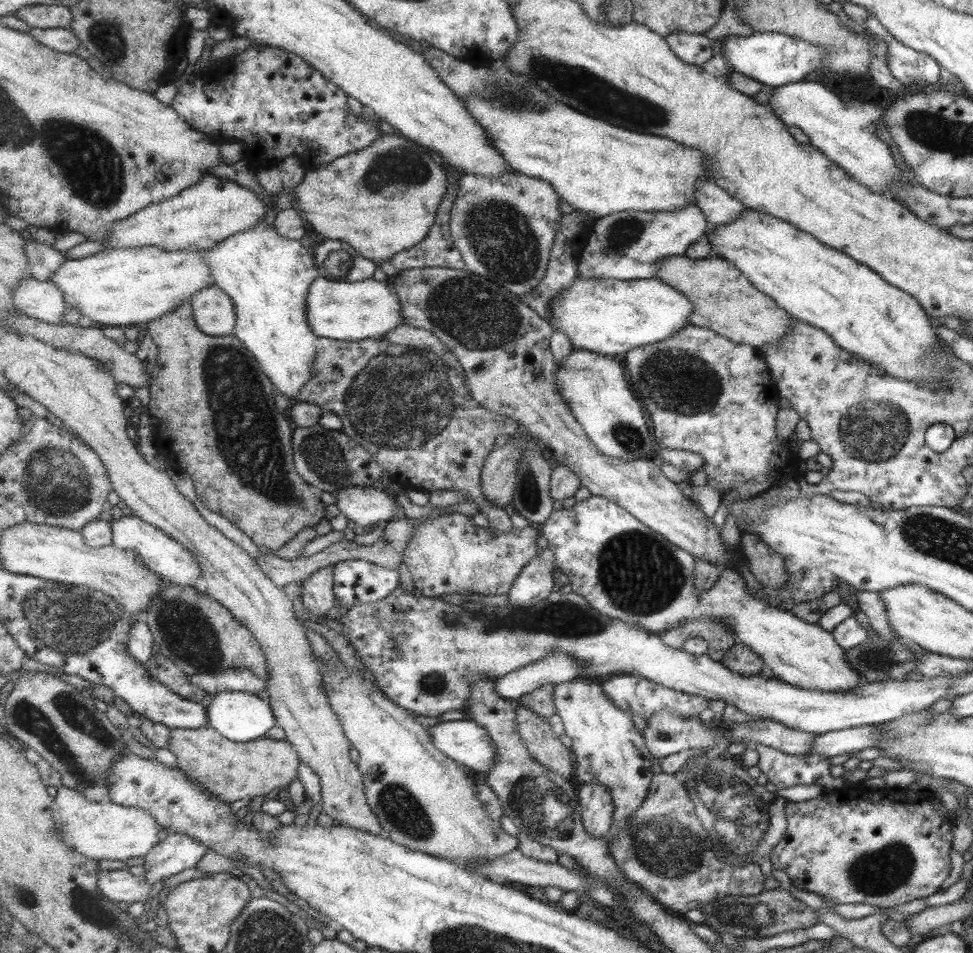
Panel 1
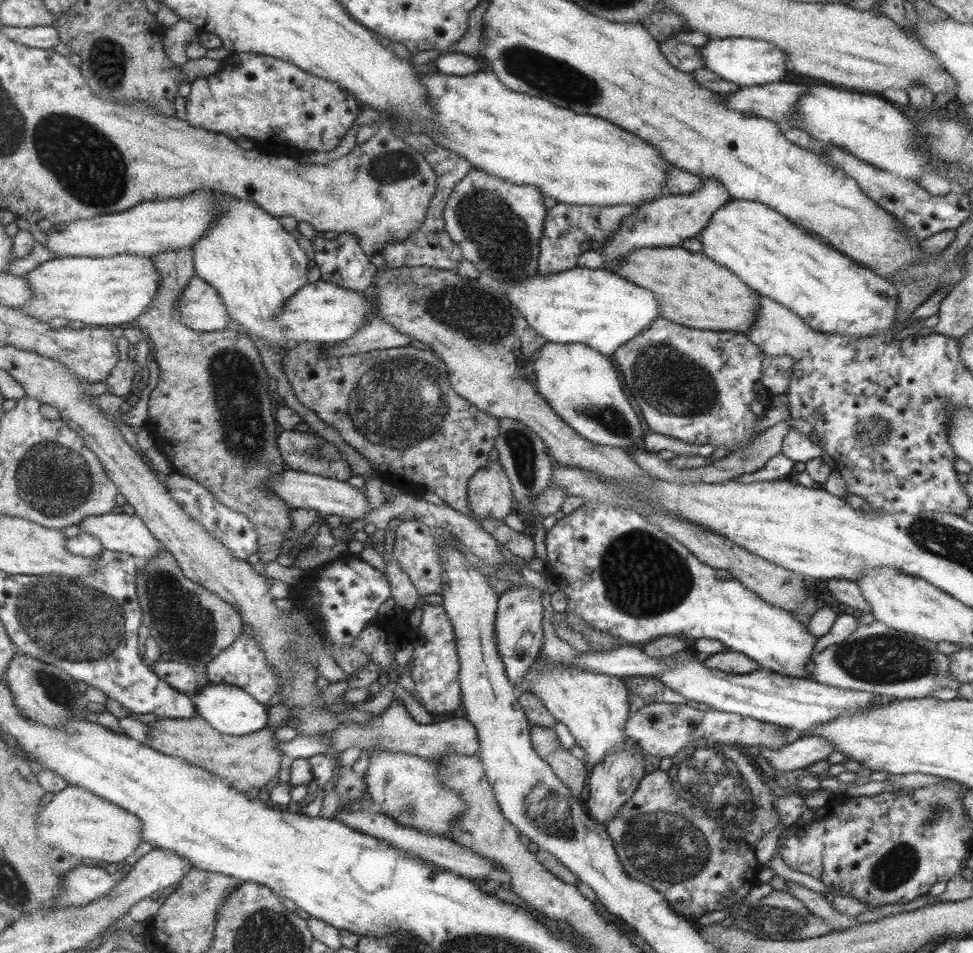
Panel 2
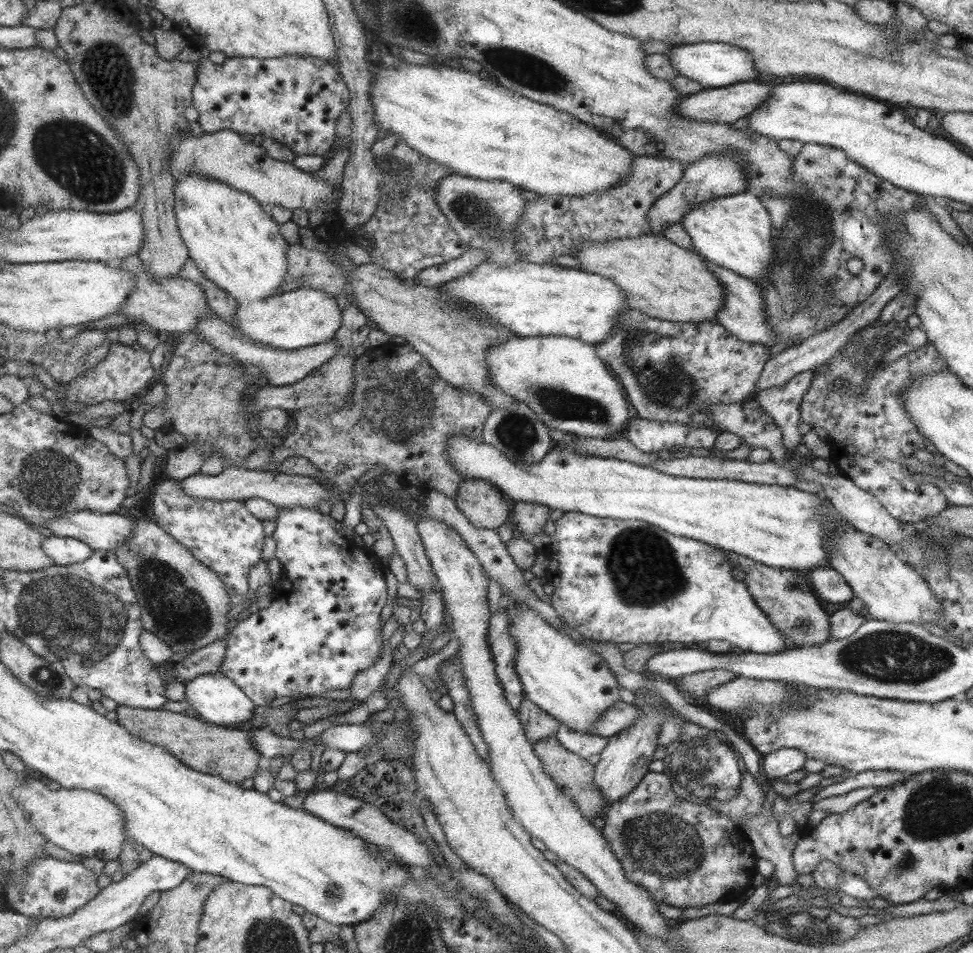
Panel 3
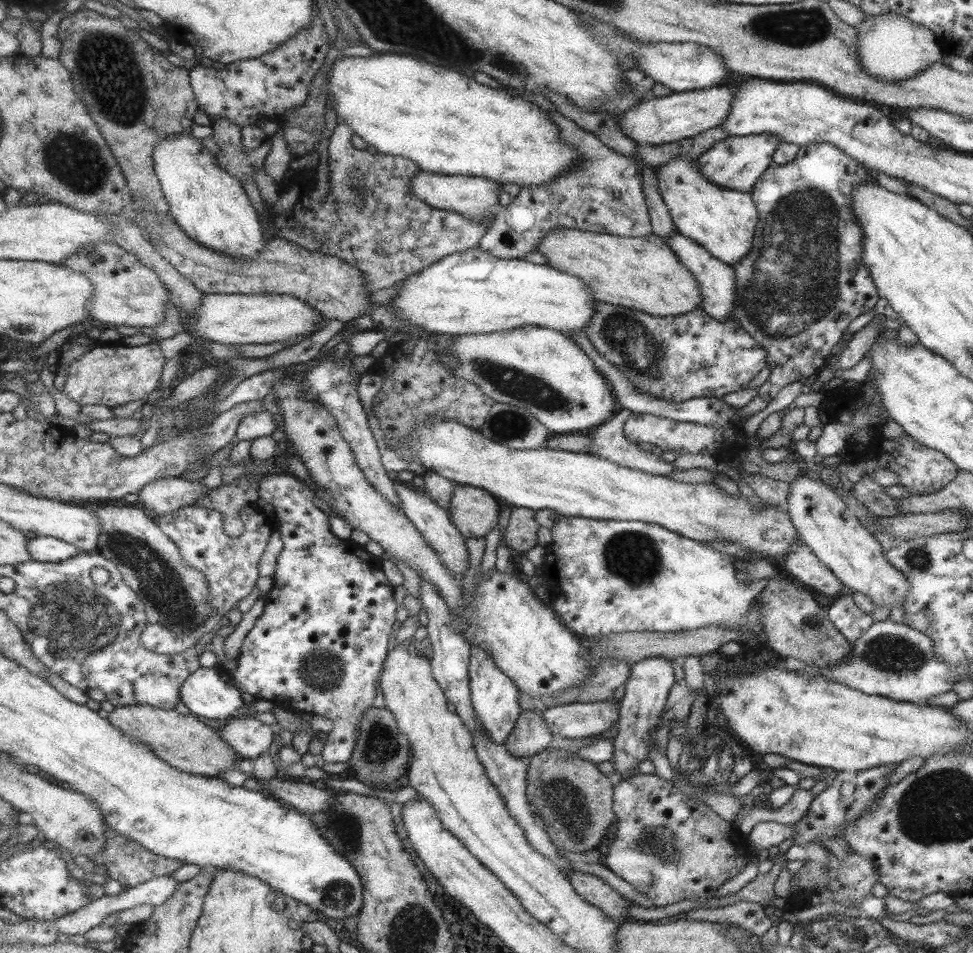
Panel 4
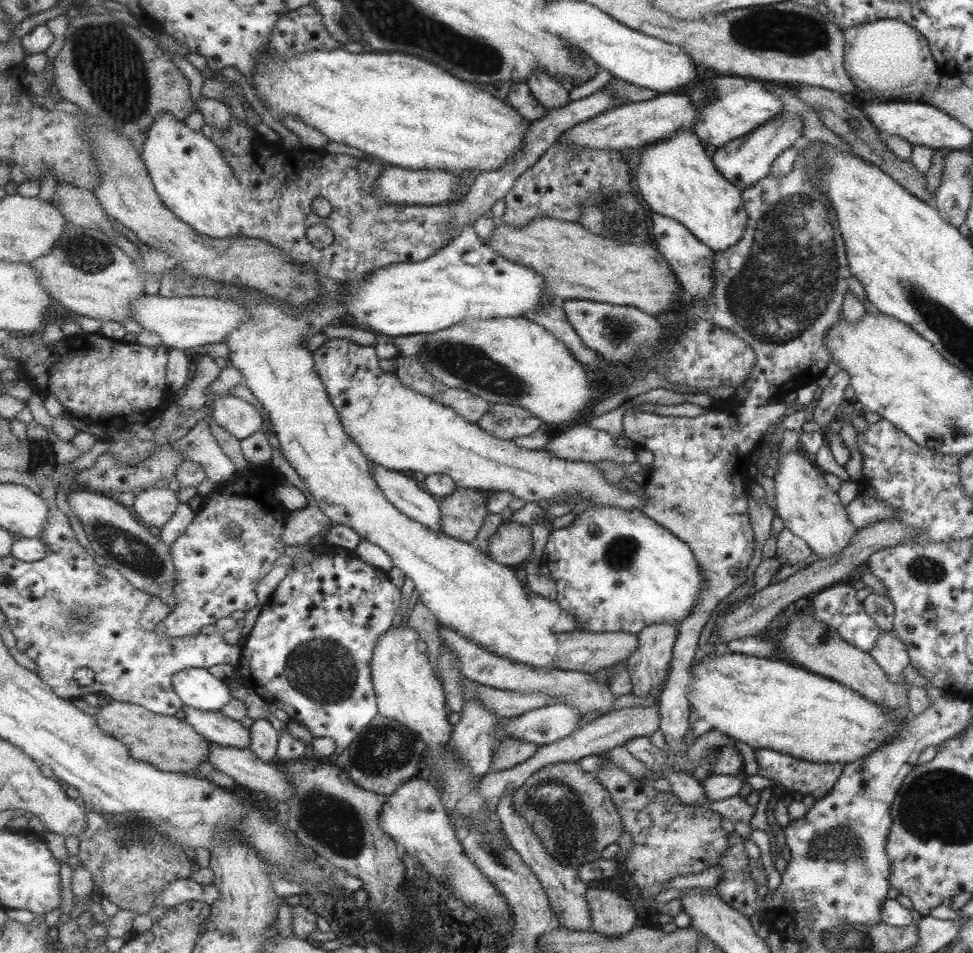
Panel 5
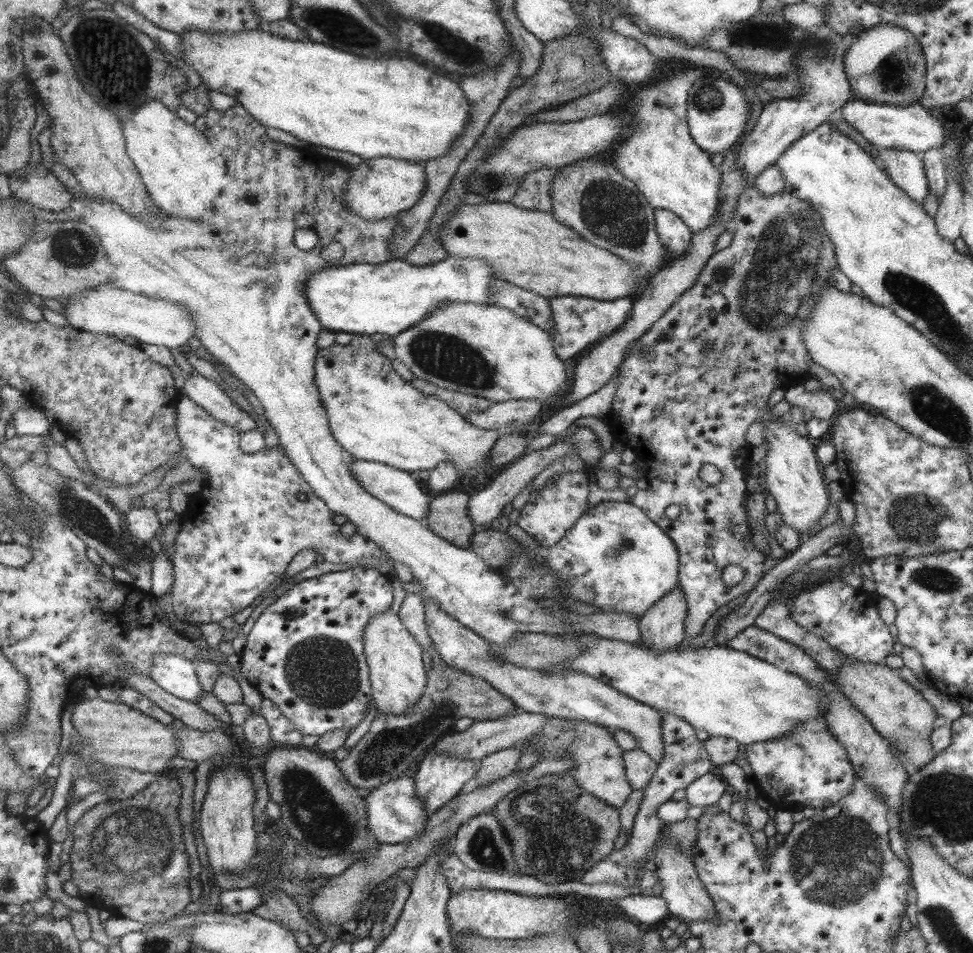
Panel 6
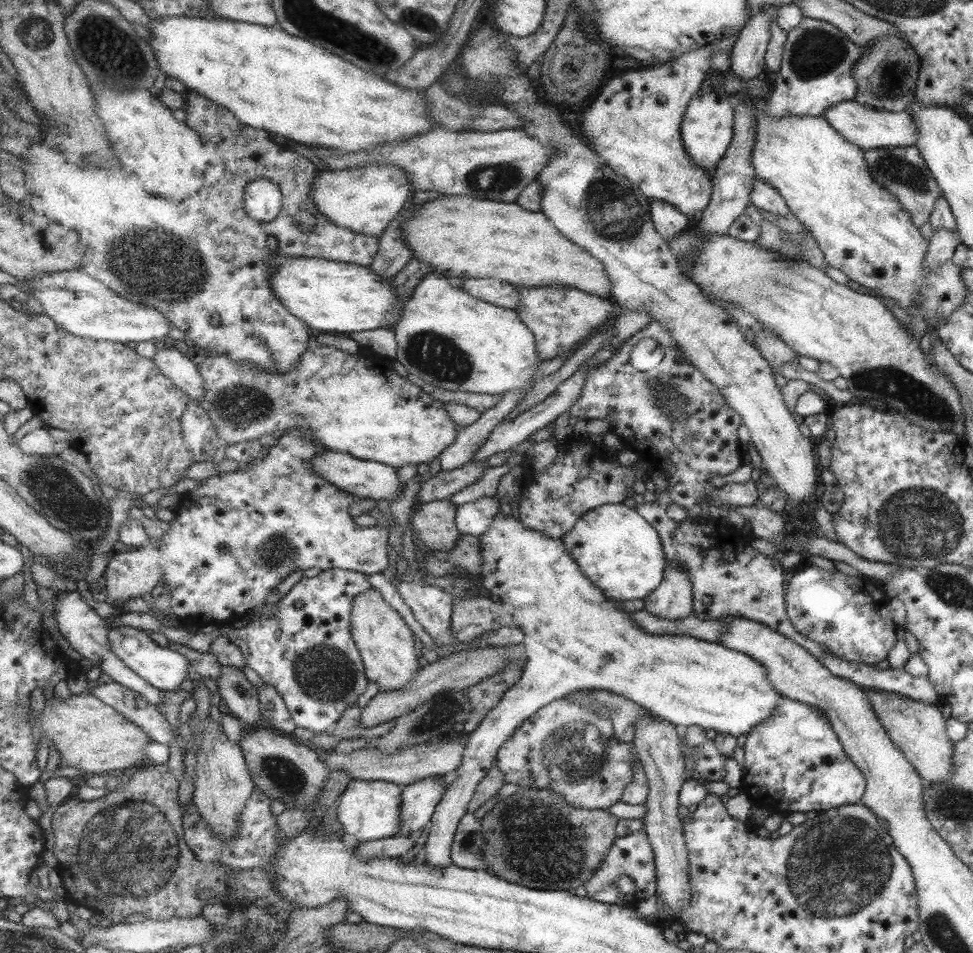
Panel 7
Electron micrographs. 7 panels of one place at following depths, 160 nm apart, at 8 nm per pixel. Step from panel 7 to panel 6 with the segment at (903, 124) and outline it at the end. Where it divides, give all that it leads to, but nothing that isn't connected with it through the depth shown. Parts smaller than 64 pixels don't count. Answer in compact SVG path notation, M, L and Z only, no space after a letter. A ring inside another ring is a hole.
M852 98L841 107L841 119L857 131L875 151L895 148L921 154L944 142L950 128L934 118L919 103L913 105L885 105Z

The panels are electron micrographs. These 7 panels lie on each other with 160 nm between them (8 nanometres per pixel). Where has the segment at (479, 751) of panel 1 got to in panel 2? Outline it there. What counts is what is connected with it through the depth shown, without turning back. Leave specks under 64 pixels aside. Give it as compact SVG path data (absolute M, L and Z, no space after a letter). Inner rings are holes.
M394 698L391 705L379 717L368 723L340 724L330 737L312 737L297 735L288 742L278 741L280 751L285 759L309 759L328 752L343 752L347 748L358 746L368 750L371 746L380 746L389 752L405 752L414 756L436 760L447 753L477 755L480 750L480 740L477 727L467 718L454 717L446 721L421 724L415 722L400 699Z

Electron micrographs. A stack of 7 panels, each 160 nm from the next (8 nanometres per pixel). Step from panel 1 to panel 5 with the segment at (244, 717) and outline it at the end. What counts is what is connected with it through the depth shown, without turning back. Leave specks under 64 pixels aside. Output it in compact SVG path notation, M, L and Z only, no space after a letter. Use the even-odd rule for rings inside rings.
M185 668L172 683L185 705L204 711L219 711L233 698L227 679L215 678L206 668Z

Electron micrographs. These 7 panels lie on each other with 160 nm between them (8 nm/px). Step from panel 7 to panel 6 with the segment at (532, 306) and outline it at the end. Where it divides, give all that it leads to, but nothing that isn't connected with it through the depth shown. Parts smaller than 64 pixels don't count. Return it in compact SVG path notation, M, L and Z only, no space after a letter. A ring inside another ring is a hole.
M552 296L547 302L553 318L553 332L550 336L560 360L567 360L581 353L593 342L600 343L608 339L613 332L620 330L628 322L628 312L632 308L632 299L620 298L615 300L593 300L584 296Z

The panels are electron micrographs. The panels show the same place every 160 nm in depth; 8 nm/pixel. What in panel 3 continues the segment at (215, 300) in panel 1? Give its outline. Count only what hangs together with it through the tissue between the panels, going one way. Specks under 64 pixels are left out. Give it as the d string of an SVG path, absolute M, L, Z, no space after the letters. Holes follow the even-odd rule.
M138 254L126 256L123 260L119 260L116 266L124 268L126 272L132 272L137 283L134 291L118 312L133 319L135 325L144 323L152 327L155 332L192 334L197 330L197 324L201 324L201 317L208 313L209 307L207 298L205 298L205 290L197 283L181 277L153 279Z

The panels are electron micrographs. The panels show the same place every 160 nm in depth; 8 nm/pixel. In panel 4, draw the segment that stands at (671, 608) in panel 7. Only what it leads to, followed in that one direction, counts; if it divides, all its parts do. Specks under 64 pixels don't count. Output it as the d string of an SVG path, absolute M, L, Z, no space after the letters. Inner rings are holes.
M664 656L647 657L629 667L628 679L624 682L624 694L618 700L617 736L613 738L614 748L611 762L620 780L628 774L637 774L637 763L649 756L651 732L656 727L673 686L673 671L669 659Z

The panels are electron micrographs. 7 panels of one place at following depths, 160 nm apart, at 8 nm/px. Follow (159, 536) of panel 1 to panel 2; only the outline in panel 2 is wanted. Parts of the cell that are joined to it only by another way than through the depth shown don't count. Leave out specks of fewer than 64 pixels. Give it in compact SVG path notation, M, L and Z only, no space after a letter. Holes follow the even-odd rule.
M107 513L83 519L78 526L80 532L98 538L103 548L113 552L126 552L136 556L140 562L155 559L165 548L145 521L137 514Z

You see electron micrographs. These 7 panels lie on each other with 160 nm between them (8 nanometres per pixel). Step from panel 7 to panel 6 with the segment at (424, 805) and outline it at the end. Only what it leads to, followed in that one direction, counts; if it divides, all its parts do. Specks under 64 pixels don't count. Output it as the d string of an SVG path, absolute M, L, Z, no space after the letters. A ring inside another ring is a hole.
M440 752L427 755L418 765L416 771L416 792L419 793L421 801L425 801L428 808L429 817L441 811L447 804L451 803L462 790L473 785L473 780L479 770L479 766L469 760L468 757L443 756Z

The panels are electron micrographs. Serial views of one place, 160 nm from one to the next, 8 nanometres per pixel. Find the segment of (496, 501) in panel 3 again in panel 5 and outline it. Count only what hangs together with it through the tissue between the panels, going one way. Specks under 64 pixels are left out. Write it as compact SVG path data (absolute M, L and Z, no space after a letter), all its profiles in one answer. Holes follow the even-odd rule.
M458 487L453 494L440 499L443 532L457 540L474 543L485 516L489 514L488 498L477 489ZM502 522L488 539L487 554L499 564L522 566L532 556L533 534L531 528L521 523Z

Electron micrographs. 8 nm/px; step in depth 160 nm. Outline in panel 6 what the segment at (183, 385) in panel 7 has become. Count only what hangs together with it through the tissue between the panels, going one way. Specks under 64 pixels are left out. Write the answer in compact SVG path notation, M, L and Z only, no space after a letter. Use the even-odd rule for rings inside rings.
M196 371L186 377L183 392L217 420L240 429L242 433L260 430L257 420L253 420L250 415L242 411L219 384L197 374Z

